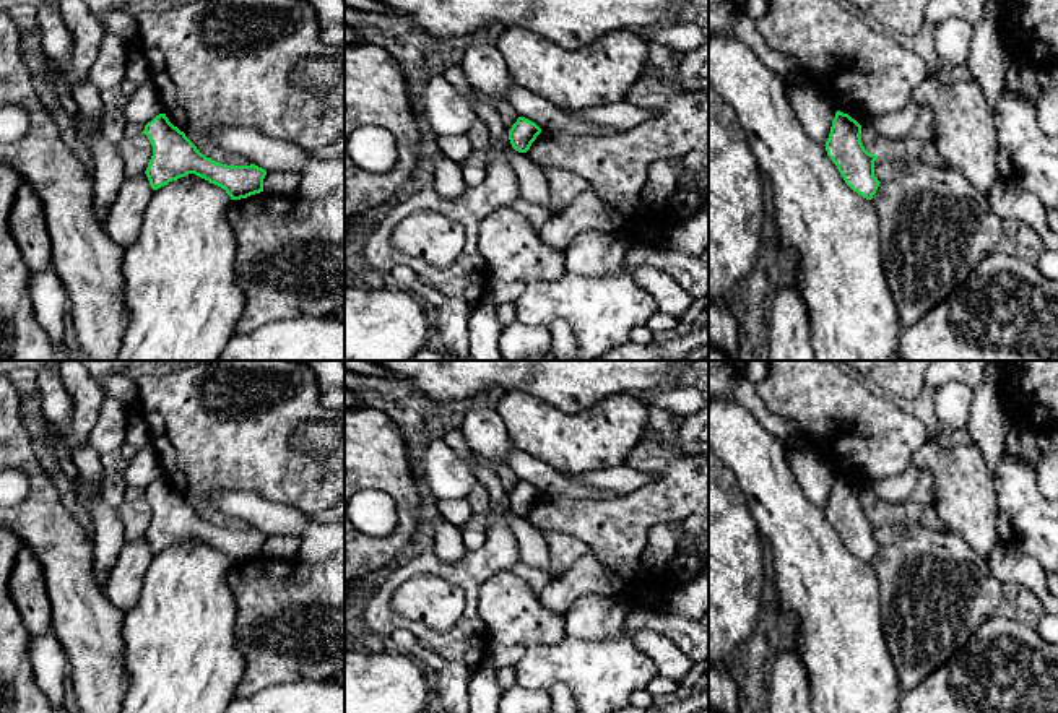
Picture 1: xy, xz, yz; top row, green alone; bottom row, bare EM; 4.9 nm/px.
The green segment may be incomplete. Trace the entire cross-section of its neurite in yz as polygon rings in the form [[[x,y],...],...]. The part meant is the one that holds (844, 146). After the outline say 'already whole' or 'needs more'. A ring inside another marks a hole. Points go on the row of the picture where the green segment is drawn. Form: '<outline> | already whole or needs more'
[[[837,110],[824,146],[845,184],[871,200],[881,182],[874,175],[876,154],[865,149],[860,135],[861,125],[848,114]]] | already whole

